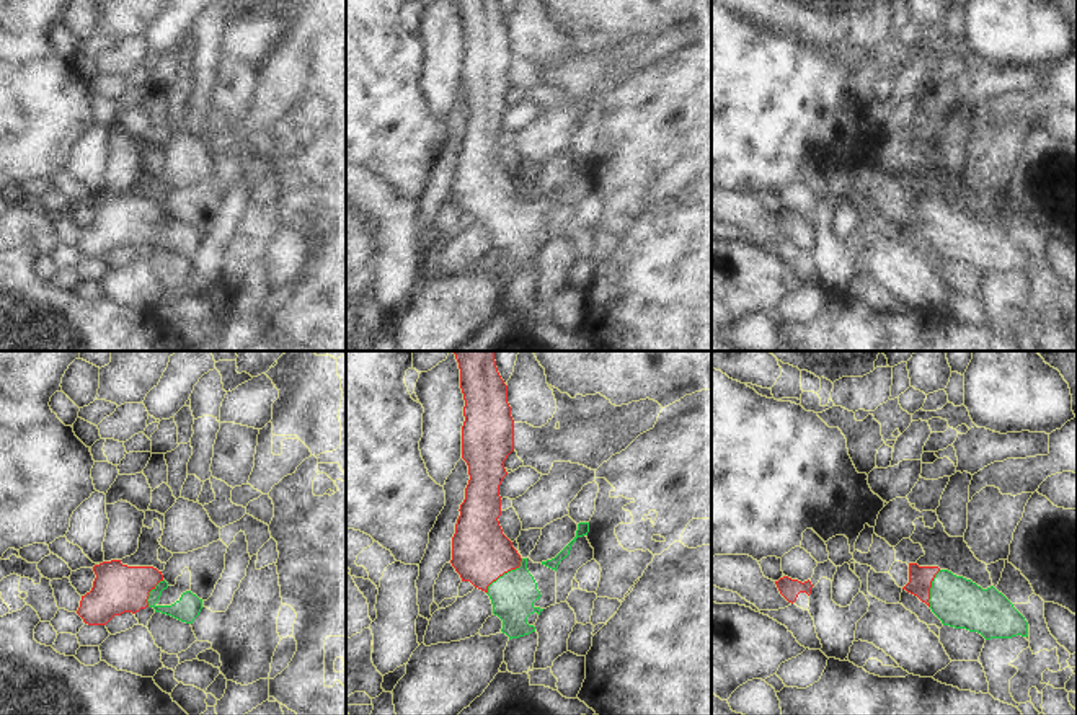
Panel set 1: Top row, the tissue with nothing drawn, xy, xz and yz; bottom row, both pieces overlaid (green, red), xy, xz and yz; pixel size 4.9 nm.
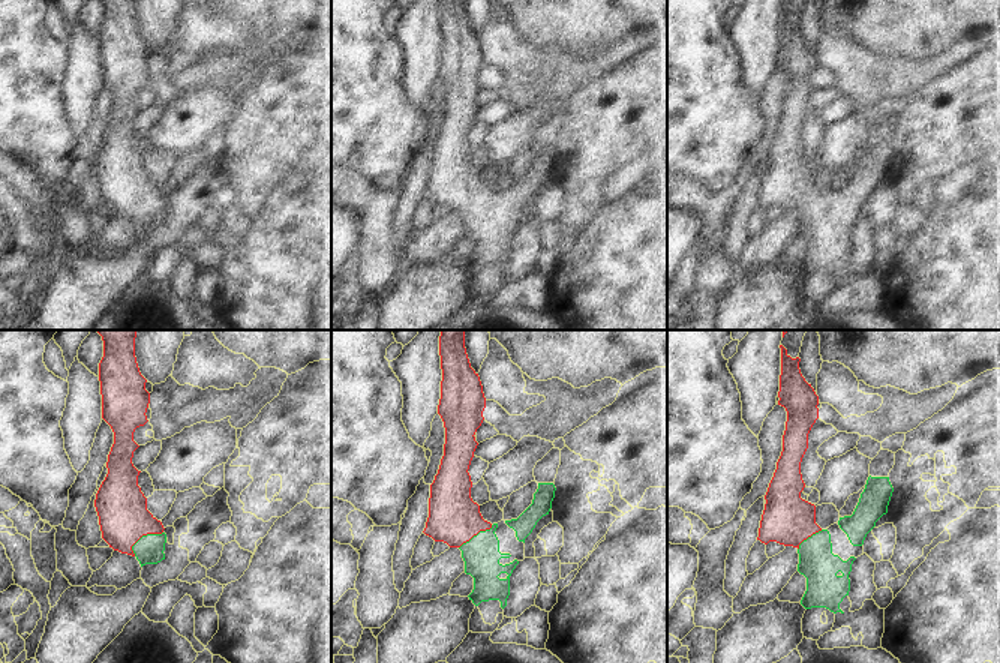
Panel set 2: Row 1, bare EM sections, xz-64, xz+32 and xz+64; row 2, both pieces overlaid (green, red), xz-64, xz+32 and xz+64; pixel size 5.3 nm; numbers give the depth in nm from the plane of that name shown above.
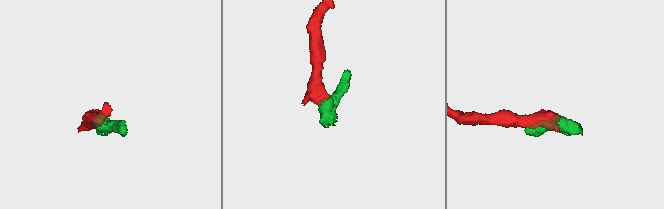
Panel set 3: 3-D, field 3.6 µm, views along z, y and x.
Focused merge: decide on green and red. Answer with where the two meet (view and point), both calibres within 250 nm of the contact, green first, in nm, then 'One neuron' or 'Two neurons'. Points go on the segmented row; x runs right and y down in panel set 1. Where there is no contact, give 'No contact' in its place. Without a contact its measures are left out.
Touches green at xz (505, 573). Thickness 220 nm (green) against 280 nm. One neuron

